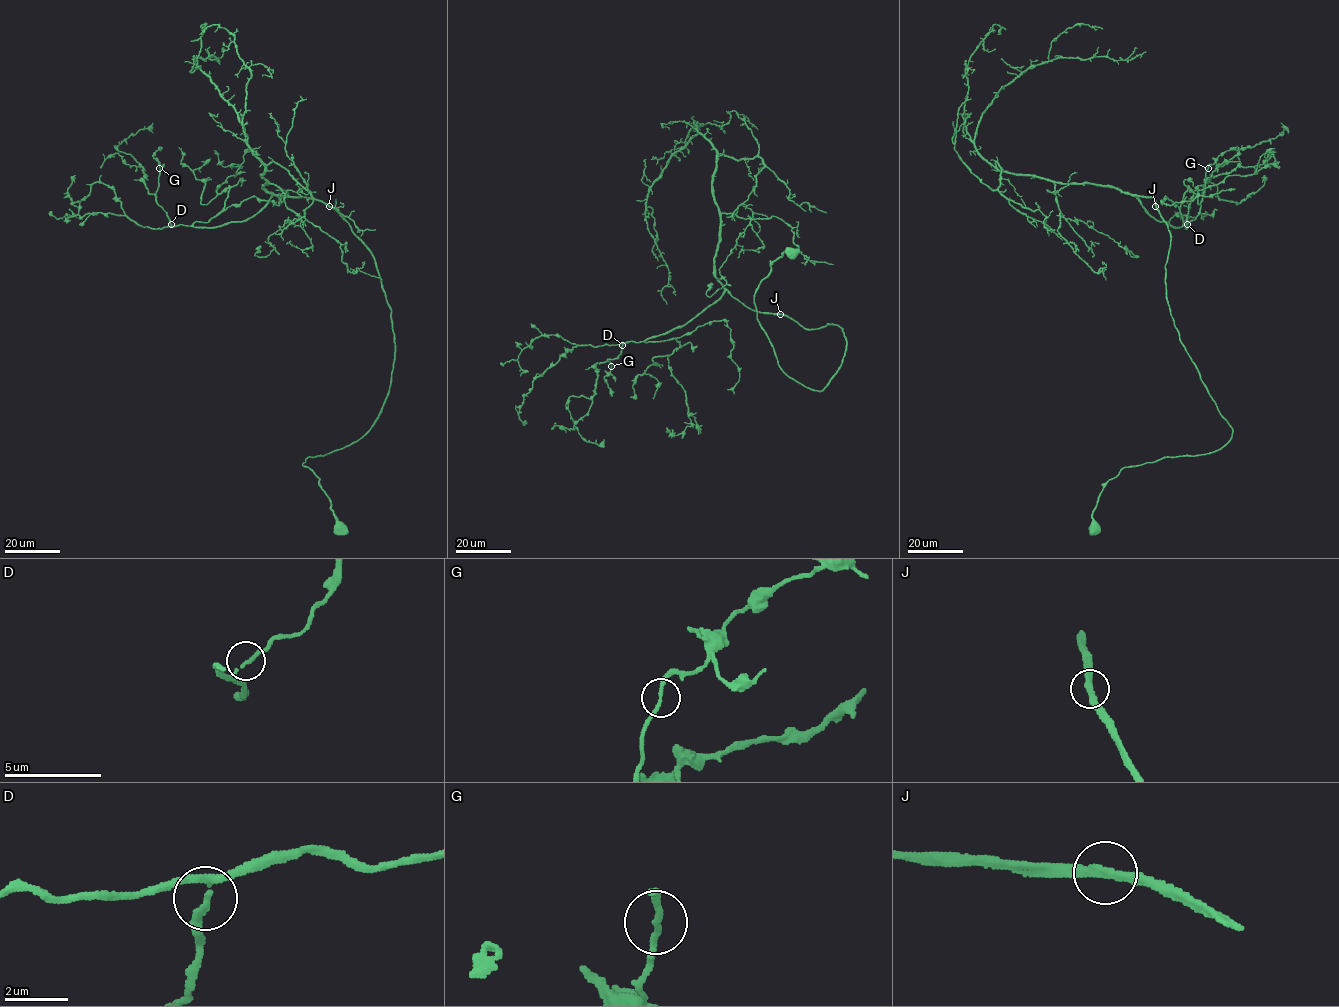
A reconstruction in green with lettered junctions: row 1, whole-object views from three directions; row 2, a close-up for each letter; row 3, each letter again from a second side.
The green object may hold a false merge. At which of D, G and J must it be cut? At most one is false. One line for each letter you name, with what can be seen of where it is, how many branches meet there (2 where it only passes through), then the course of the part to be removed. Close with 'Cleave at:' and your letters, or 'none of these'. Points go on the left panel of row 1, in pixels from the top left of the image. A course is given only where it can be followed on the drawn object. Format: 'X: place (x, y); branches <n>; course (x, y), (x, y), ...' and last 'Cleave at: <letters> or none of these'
Cleave at: none of these

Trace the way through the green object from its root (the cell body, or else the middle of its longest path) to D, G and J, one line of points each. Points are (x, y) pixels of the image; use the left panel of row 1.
D: (341, 530), (303, 464), (360, 439), (389, 391), (372, 254), (313, 198), (171, 223)
G: (341, 530), (303, 464), (360, 439), (389, 391), (372, 254), (313, 198), (172, 225), (160, 167)
J: (341, 530), (319, 478), (303, 464), (369, 430), (389, 391), (395, 339), (375, 258), (329, 205)

